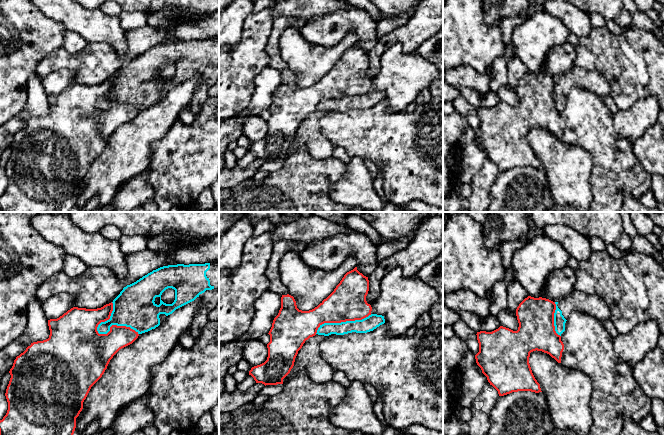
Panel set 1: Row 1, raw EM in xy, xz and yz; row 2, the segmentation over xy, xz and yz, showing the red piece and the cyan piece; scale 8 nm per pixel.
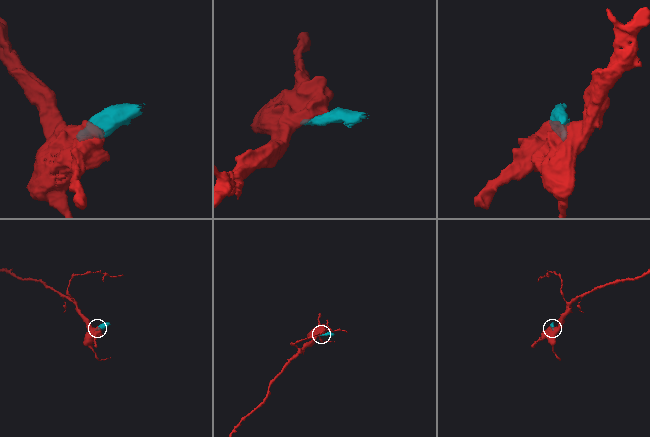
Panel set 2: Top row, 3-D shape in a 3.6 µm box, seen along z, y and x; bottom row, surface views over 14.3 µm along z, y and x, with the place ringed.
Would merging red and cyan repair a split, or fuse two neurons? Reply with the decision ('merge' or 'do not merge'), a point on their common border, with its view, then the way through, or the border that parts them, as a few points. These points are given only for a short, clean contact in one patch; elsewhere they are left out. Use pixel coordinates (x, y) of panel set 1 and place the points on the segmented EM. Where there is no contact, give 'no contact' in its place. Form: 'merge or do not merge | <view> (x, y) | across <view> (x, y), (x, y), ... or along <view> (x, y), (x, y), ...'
do not merge | xy (115, 325)

